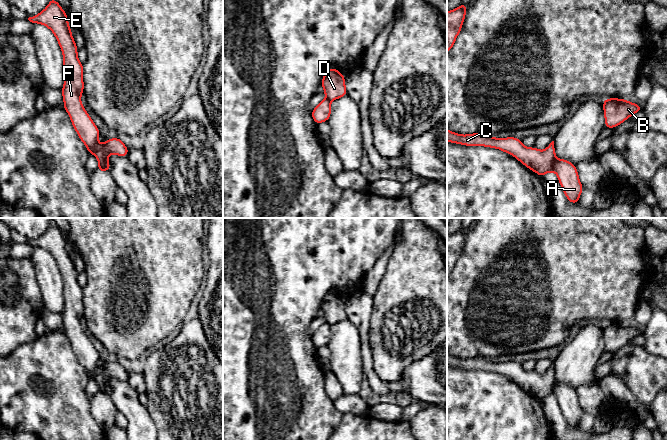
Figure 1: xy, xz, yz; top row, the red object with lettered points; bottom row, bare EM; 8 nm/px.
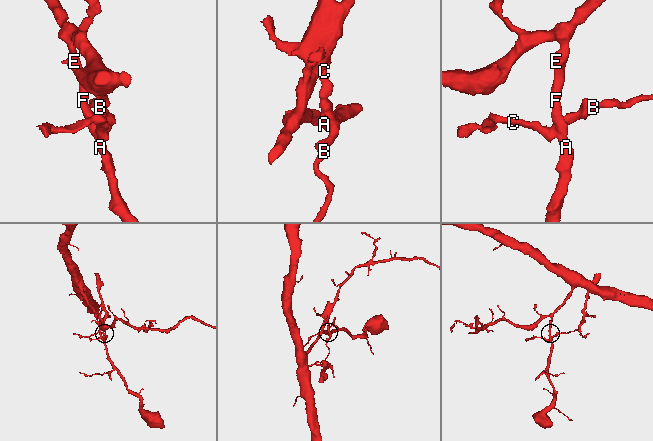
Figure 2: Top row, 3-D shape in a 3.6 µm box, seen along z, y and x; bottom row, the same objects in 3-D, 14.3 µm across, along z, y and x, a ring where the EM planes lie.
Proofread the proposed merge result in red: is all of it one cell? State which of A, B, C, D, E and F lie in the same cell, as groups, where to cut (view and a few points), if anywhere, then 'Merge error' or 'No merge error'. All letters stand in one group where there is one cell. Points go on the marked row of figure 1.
Groups: A E F / B C D. Split along xy (102, 145), (106, 170). Merge error

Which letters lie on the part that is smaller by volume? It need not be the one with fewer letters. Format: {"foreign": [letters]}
{"foreign": ["B", "C", "D"]}

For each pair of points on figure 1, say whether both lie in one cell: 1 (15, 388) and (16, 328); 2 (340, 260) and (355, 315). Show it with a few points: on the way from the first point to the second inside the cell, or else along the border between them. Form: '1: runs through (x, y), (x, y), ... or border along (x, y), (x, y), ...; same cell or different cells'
1: border along (37, 336), (30, 341), (21, 343), (10, 354); different cells
2: border along (359, 290), (349, 297); different cells

